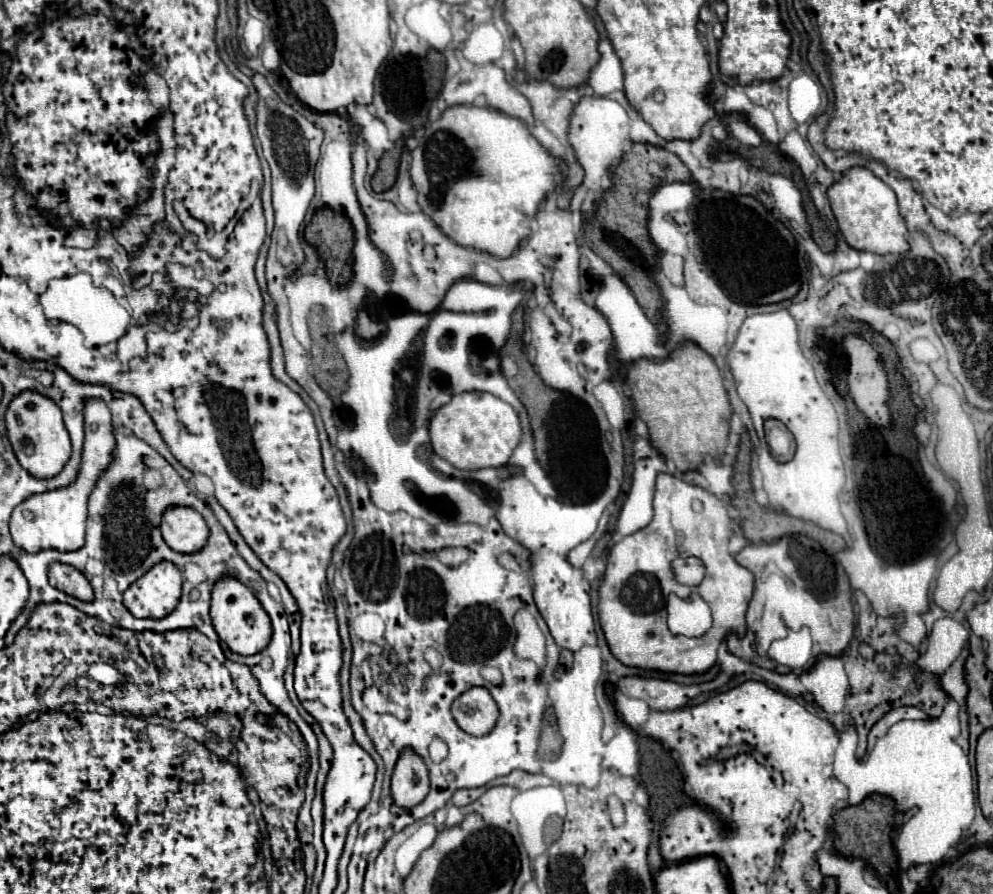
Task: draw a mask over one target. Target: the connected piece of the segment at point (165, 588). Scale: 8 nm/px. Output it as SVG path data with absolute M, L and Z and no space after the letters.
M170 561L150 567L124 591L124 605L134 617L160 619L176 609L180 601L182 573Z

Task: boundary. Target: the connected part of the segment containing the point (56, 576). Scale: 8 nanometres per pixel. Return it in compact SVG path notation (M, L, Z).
M58 561L50 563L48 579L50 579L52 587L64 591L66 595L78 597L82 601L92 601L94 599L94 593L92 593L92 587L90 587L88 579L78 569L74 569L72 565L58 563Z

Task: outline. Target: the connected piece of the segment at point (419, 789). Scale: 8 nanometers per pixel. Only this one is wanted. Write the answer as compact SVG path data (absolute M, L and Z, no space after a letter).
M406 749L392 773L392 799L398 807L418 805L430 791L428 769L424 761L412 751Z

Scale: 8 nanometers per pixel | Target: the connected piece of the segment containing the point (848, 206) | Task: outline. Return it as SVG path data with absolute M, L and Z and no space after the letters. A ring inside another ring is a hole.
M866 167L848 169L842 179L828 189L828 199L838 227L850 247L876 255L908 251L908 243L904 237L906 225L900 217L894 191Z

